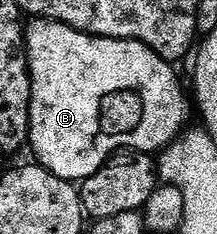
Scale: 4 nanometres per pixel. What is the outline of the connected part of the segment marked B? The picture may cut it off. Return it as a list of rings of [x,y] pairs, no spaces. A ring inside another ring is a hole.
[[[33,19],[24,30],[23,49],[29,62],[31,83],[27,145],[37,156],[34,157],[36,164],[50,169],[59,179],[74,183],[85,181],[107,164],[116,149],[156,154],[186,128],[189,109],[191,113],[186,86],[185,89],[181,86],[173,70],[176,68],[143,43],[93,37],[58,21]]]

